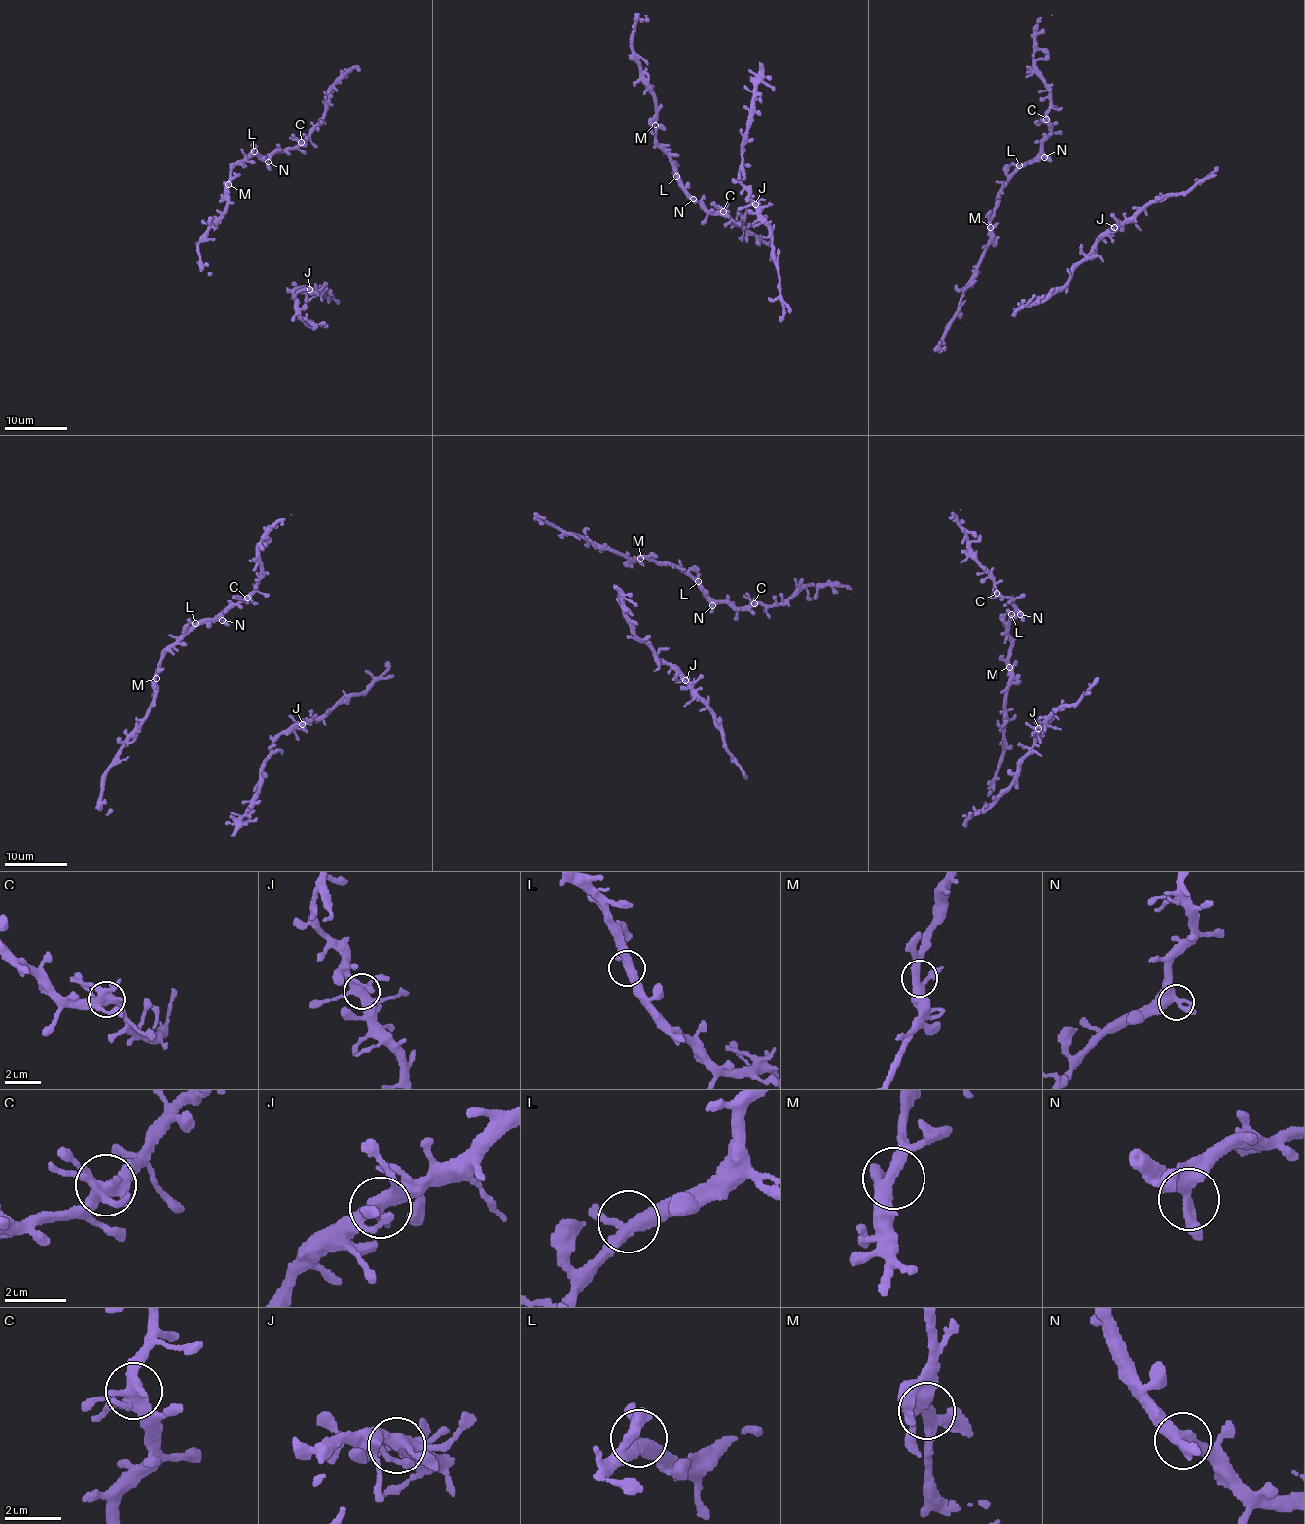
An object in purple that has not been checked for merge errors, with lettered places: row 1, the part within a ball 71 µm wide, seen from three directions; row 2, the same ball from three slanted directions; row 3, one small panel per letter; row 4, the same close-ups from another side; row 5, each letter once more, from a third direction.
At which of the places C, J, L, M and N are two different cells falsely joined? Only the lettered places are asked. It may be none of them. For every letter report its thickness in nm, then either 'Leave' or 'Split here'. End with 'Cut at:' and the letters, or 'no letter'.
C: Thickness 440 nm. Leave
J: Thickness 400 nm. Leave
L: Thickness 360 nm. Leave
M: Thickness 360 nm. Leave
N: Thickness 340 nm. Leave
Cut at: no letter

